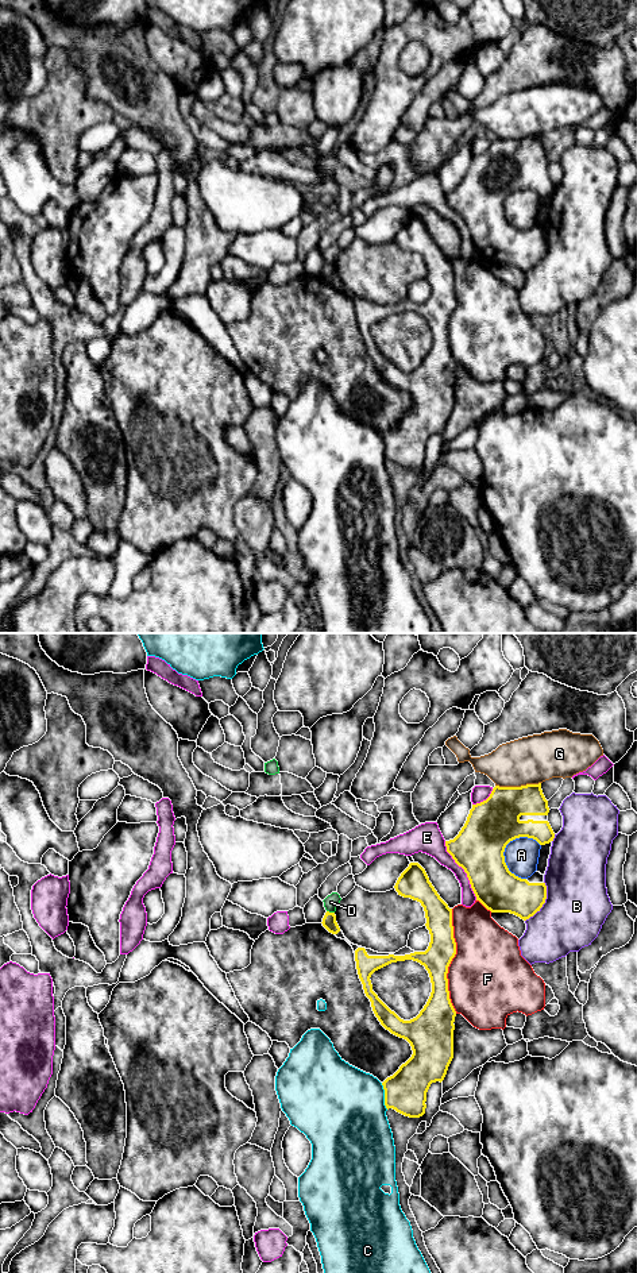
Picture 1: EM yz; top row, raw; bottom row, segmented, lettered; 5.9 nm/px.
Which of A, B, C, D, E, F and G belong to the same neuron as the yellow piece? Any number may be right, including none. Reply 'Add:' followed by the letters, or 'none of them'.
Add: none of them

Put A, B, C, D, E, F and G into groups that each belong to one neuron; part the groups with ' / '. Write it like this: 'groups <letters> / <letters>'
groups A / B / C / D G / E / F

